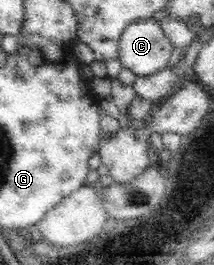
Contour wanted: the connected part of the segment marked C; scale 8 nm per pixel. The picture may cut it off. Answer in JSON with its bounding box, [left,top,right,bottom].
[117,17,174,76]

